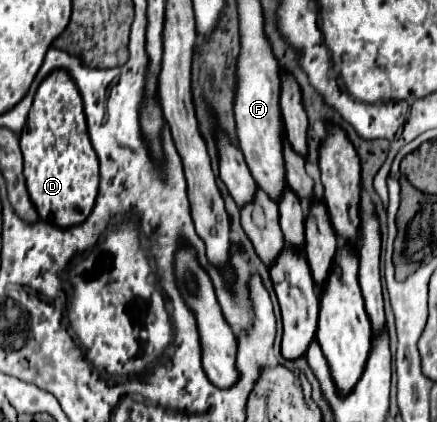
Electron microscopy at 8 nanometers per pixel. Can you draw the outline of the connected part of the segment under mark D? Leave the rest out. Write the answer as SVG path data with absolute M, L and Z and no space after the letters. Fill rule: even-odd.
M53 70L41 82L19 138L25 158L27 190L39 212L39 218L61 228L81 224L95 204L99 158L89 142L79 88L65 70Z

